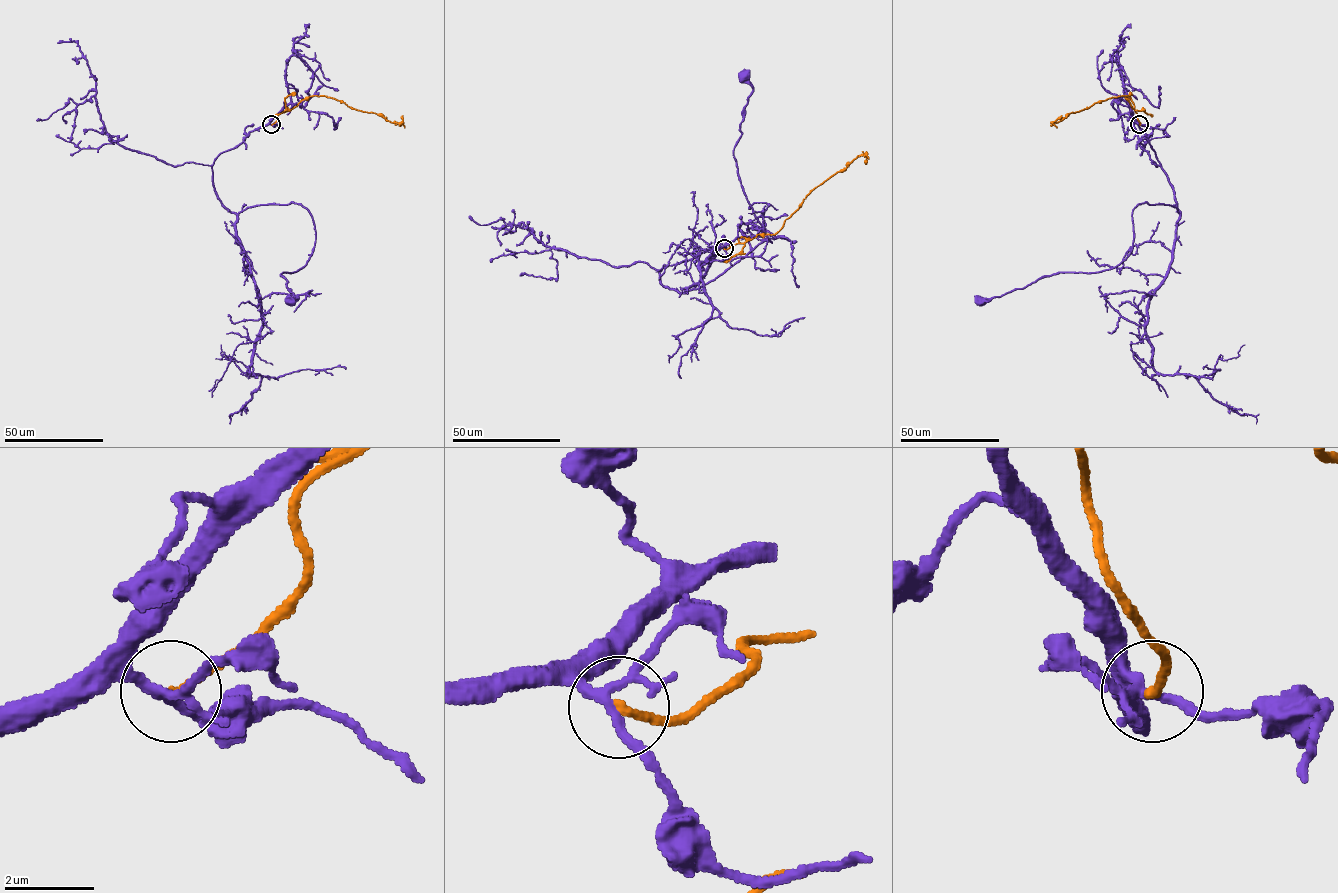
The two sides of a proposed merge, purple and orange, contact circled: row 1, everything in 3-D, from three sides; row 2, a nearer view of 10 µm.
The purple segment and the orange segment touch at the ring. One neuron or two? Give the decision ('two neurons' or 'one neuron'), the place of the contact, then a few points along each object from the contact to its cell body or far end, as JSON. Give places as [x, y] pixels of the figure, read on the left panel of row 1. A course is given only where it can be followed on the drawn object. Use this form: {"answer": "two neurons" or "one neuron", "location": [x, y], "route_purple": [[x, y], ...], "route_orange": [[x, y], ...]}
{"answer": "two neurons", "location": [271, 124], "route_purple": [[271, 124], [222, 152], [212, 181], [231, 212], [308, 210], [312, 254], [280, 274], [290, 299]], "route_orange": [[271, 124], [279, 114], [317, 95], [381, 114], [392, 122], [401, 122], [403, 115]]}

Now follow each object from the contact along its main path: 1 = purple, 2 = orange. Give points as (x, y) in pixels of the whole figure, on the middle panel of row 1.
1: (724, 248), (664, 267), (660, 282), (696, 289), (771, 242), (733, 153), (752, 90), (744, 77)
2: (724, 248), (744, 243), (758, 234), (775, 234), (815, 188), (842, 171), (859, 155), (865, 155), (866, 164)

